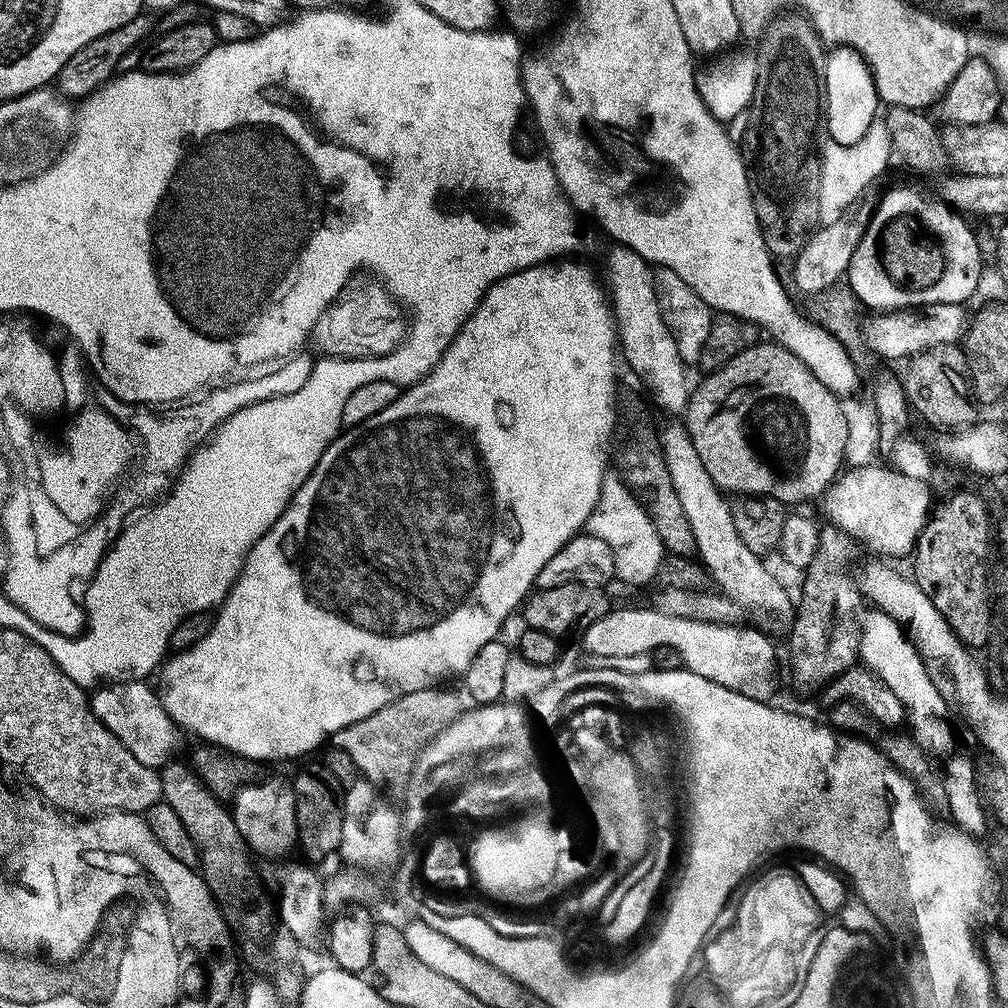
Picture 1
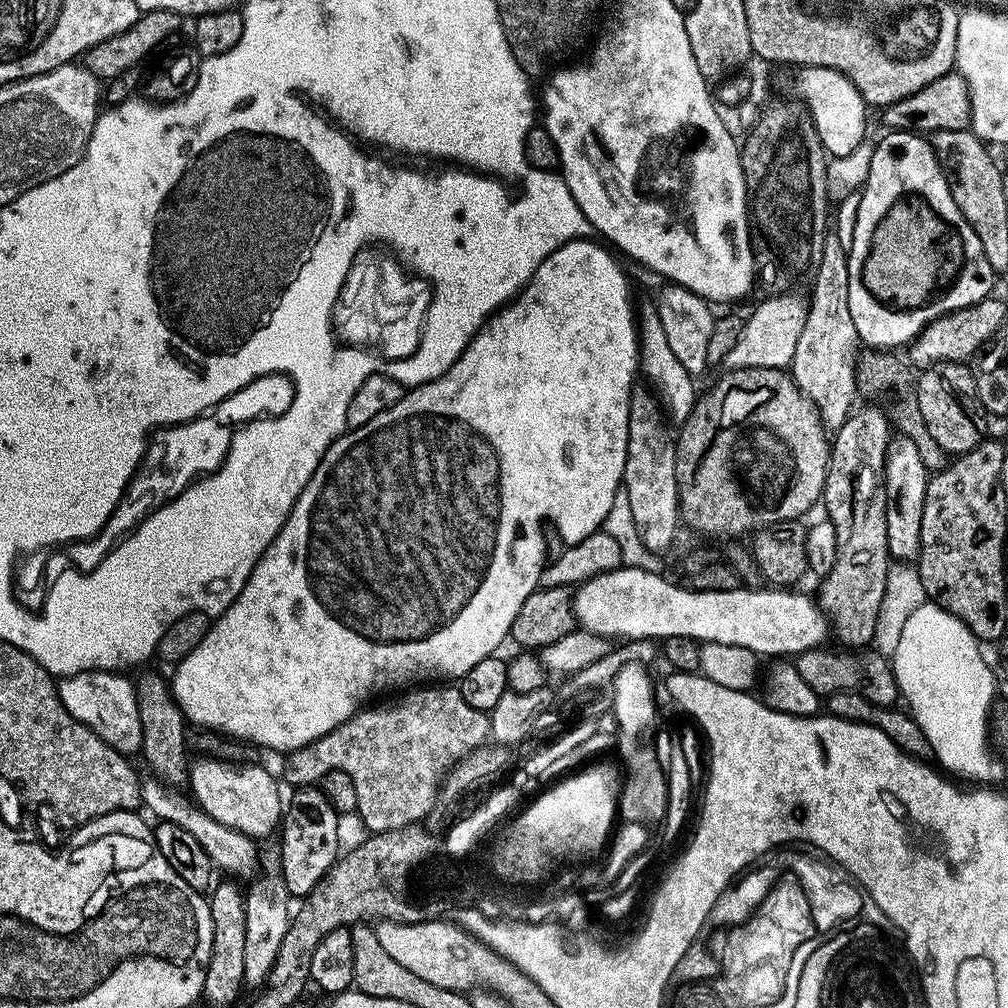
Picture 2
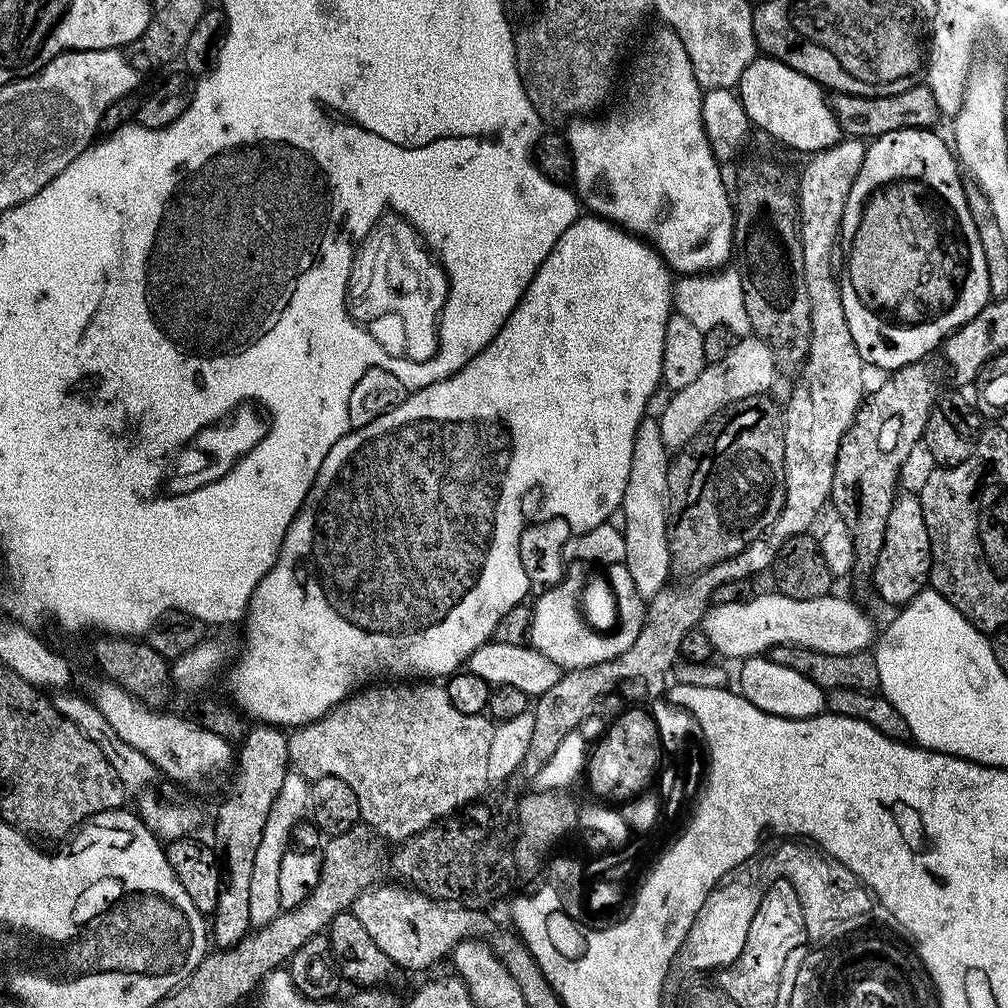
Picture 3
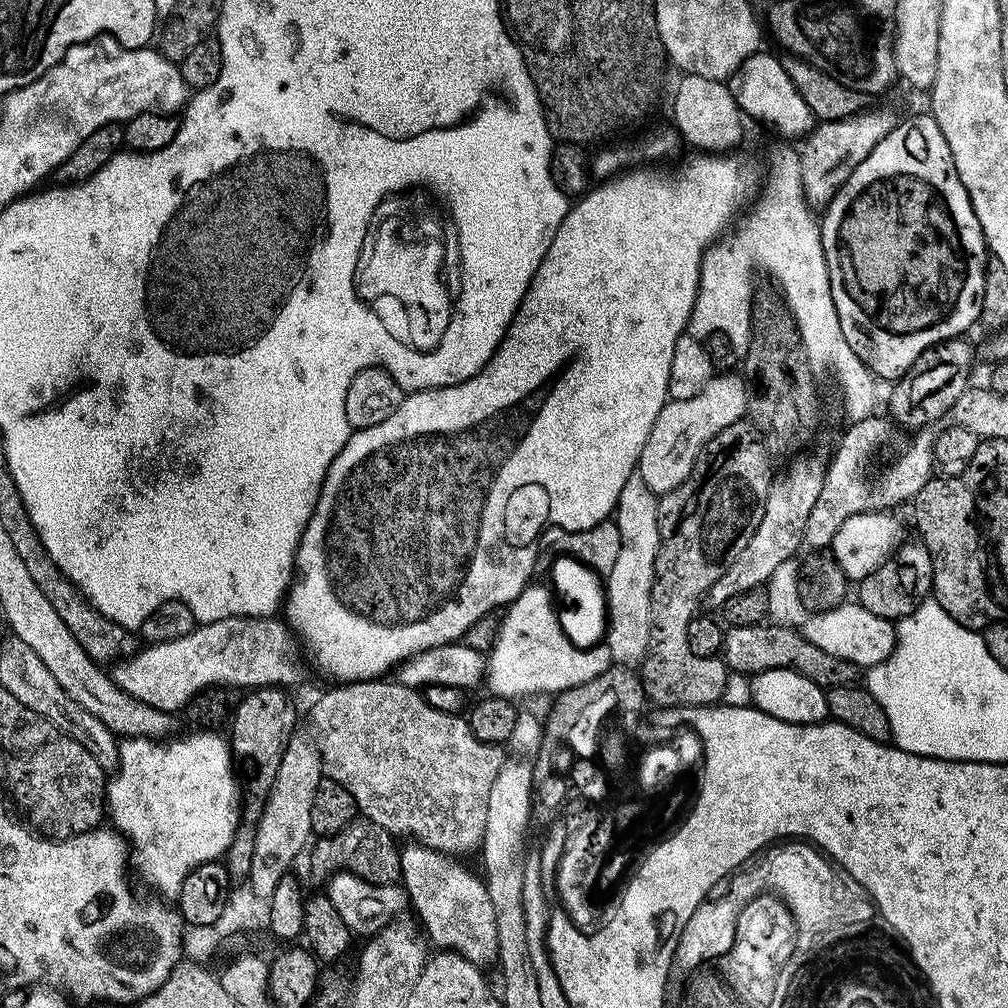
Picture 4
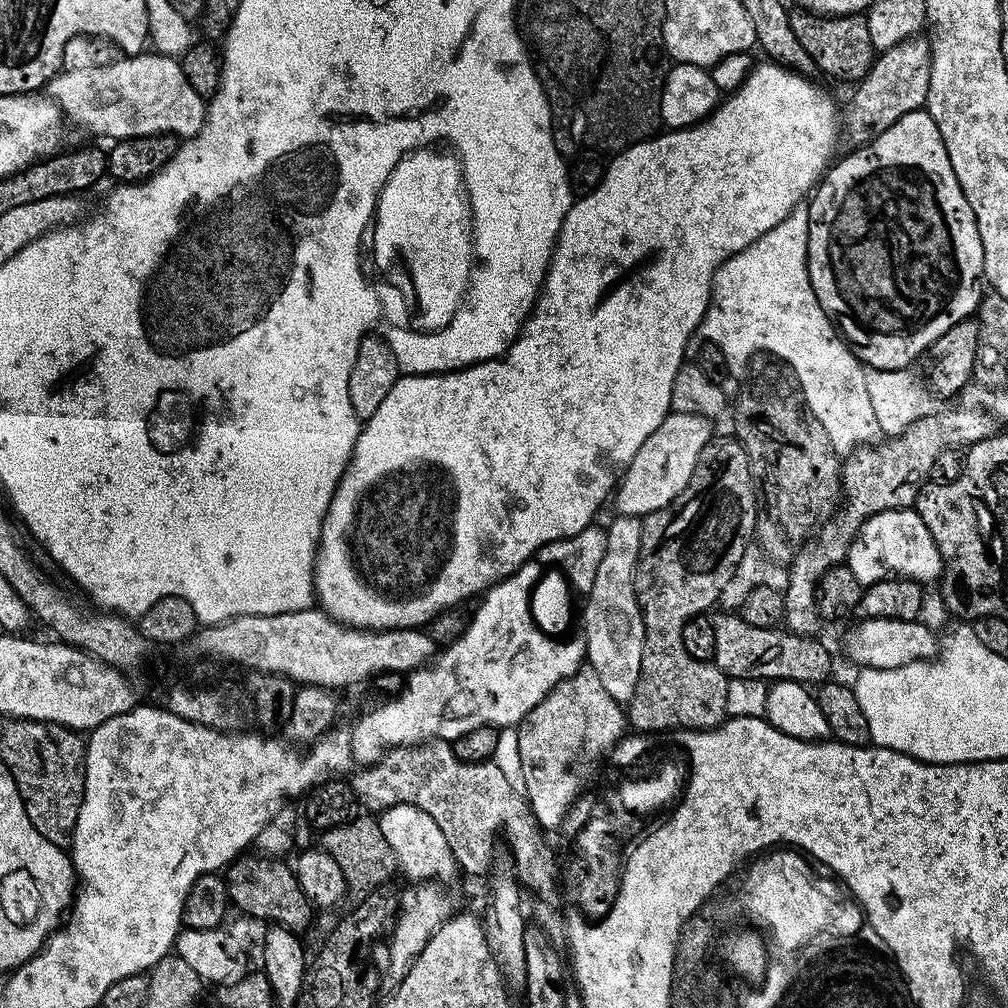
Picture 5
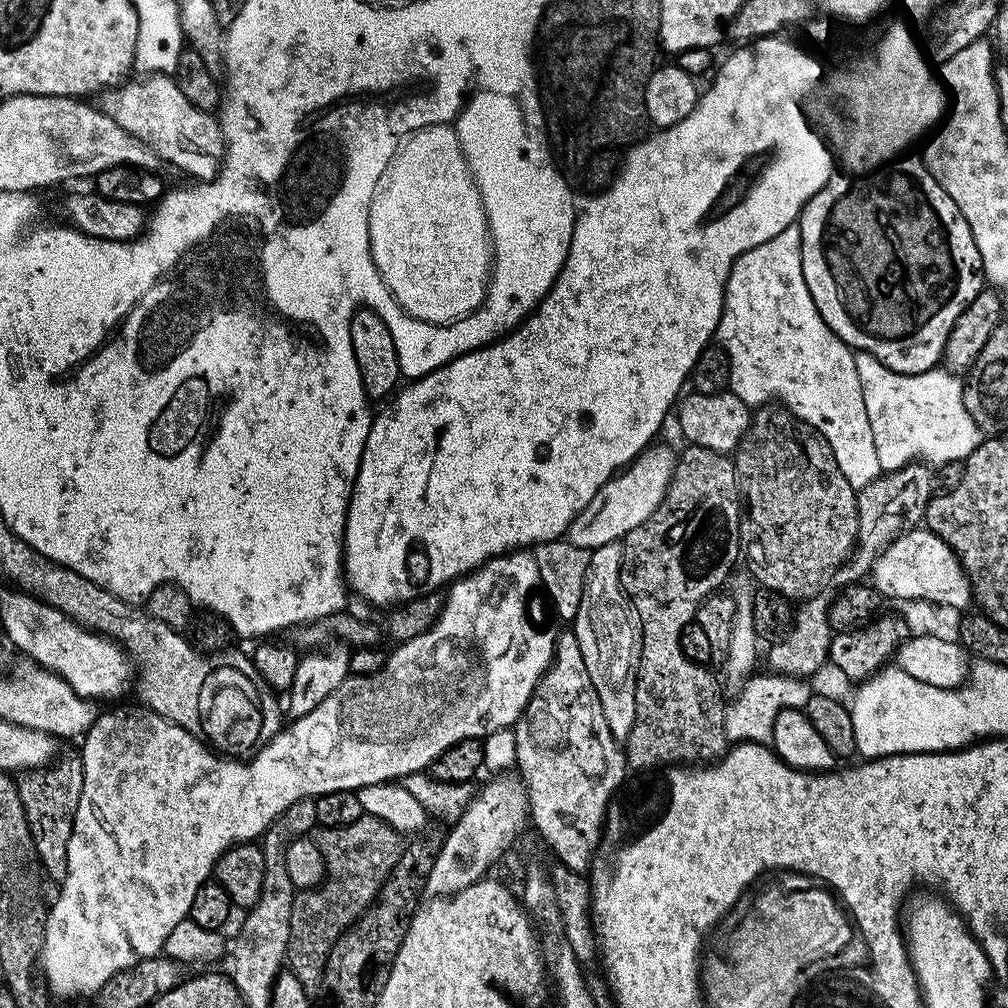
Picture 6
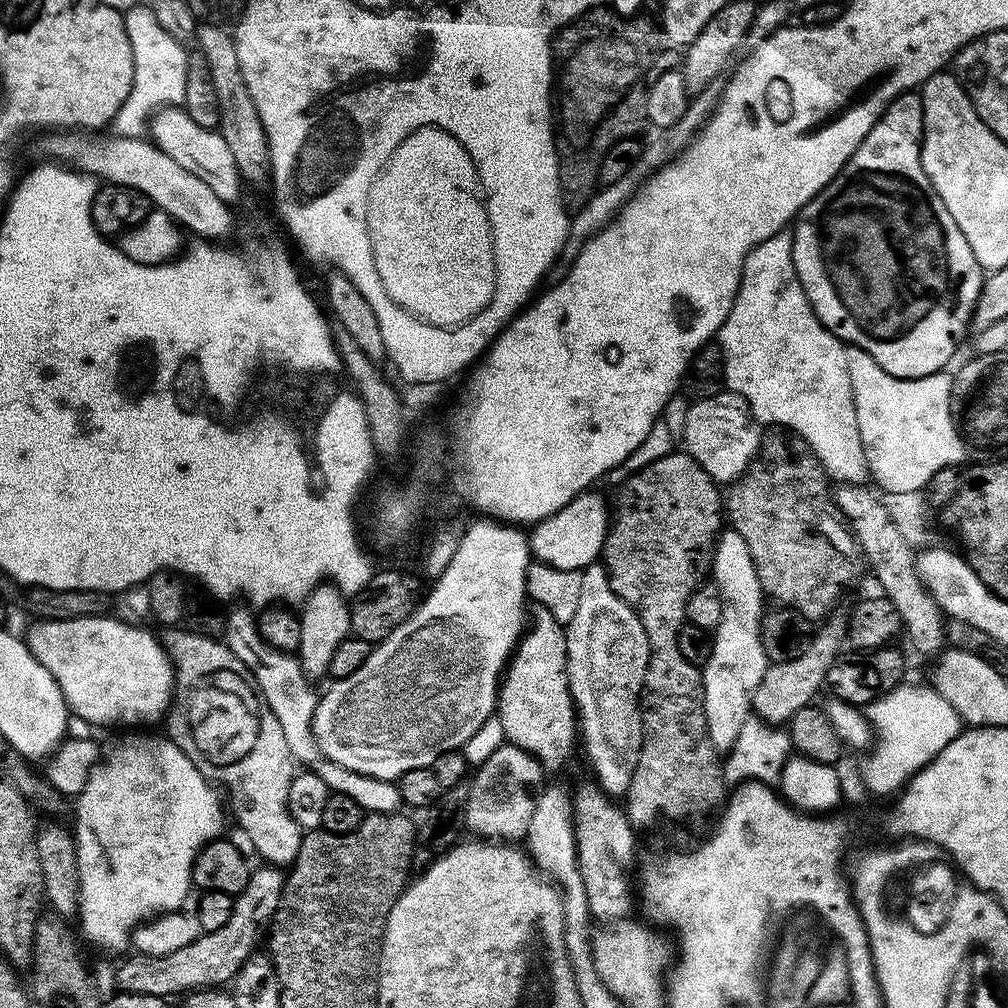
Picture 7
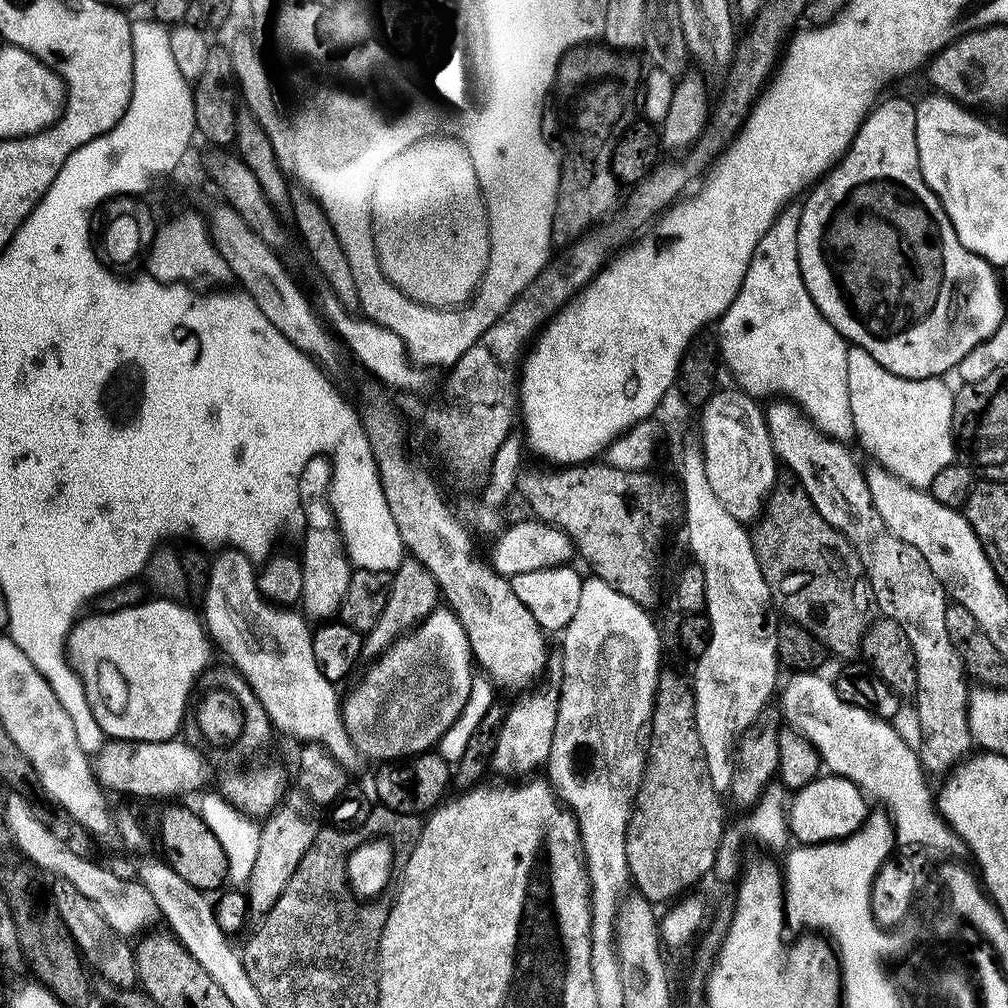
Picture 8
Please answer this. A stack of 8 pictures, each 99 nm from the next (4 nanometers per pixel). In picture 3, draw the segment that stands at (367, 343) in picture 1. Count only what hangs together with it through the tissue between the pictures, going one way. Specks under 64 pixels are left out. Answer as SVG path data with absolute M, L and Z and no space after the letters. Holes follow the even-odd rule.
M385 214L369 232L359 237L348 279L348 312L387 352L411 360L429 360L440 344L440 311L447 297L448 275L410 221L395 214Z

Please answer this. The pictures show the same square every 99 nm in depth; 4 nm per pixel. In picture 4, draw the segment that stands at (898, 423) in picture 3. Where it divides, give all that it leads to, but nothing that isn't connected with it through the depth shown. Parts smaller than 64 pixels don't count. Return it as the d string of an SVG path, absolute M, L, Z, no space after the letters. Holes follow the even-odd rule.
M953 338L926 349L914 362L912 371L904 373L891 385L888 408L892 411L893 421L896 419L911 430L919 430L935 425L935 420L943 416L945 419L951 413L954 402L958 402L958 398L962 398L962 394L970 387L971 380L968 379L972 376L974 348L966 341L964 338Z

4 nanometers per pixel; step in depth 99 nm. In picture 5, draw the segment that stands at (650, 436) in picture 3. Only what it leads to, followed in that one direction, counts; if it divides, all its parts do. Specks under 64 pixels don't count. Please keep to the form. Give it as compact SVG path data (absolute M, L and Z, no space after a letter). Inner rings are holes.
M617 515L615 519L606 528L606 554L594 578L590 593L592 604L584 608L583 643L586 645L587 663L598 672L610 698L627 702L638 686L644 649L644 619L636 602L637 585L634 583L638 576L642 525L634 516Z

